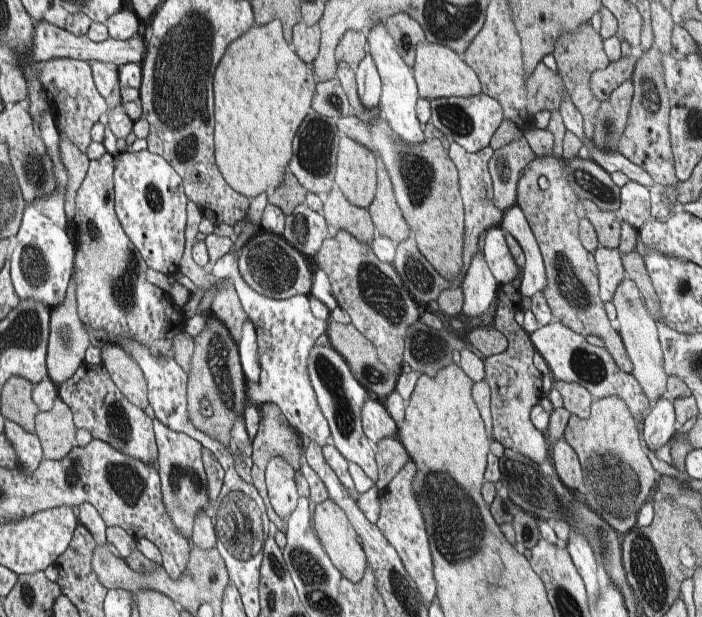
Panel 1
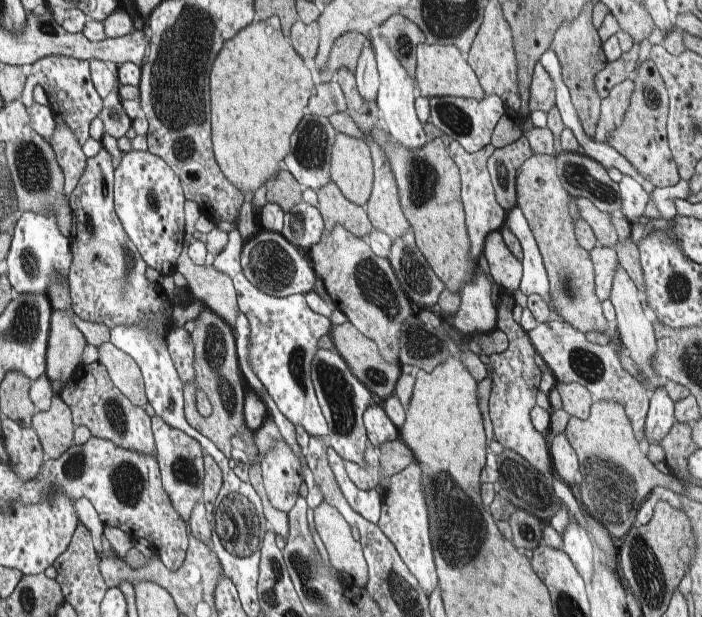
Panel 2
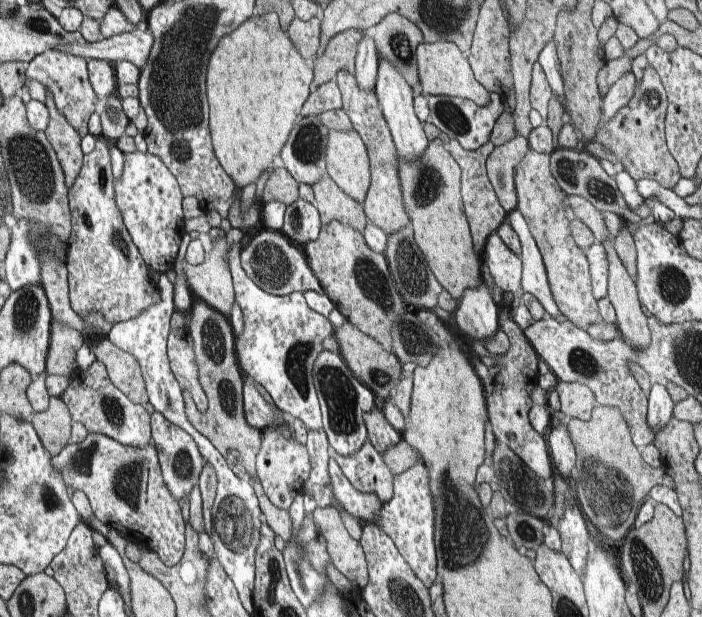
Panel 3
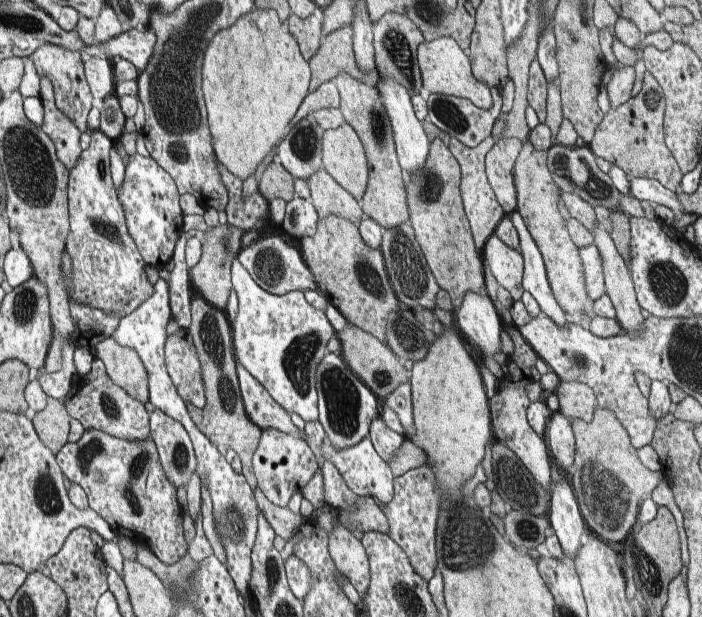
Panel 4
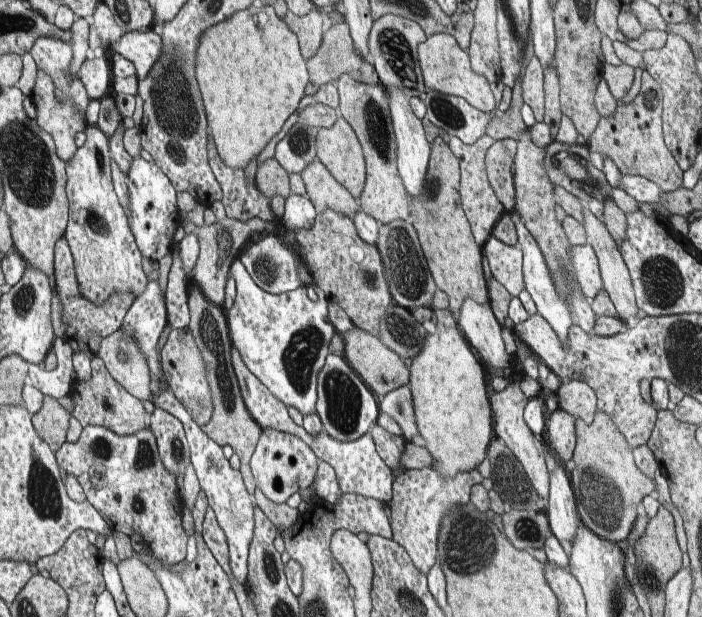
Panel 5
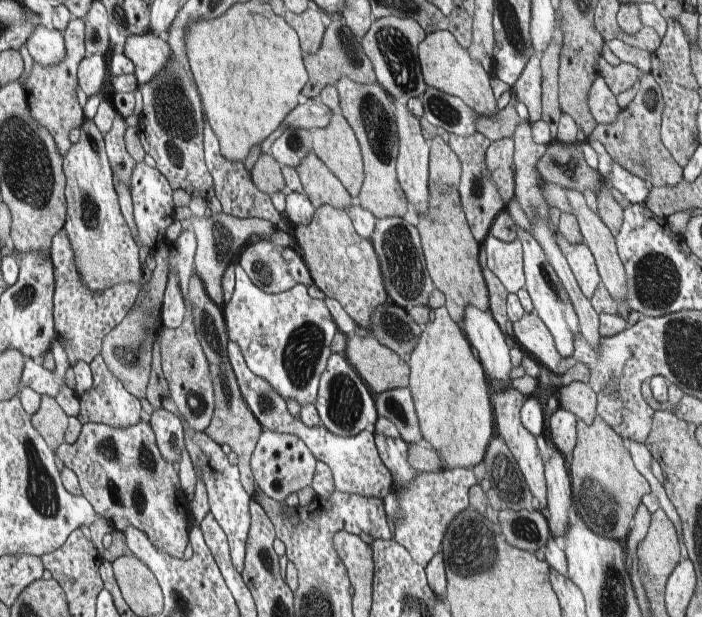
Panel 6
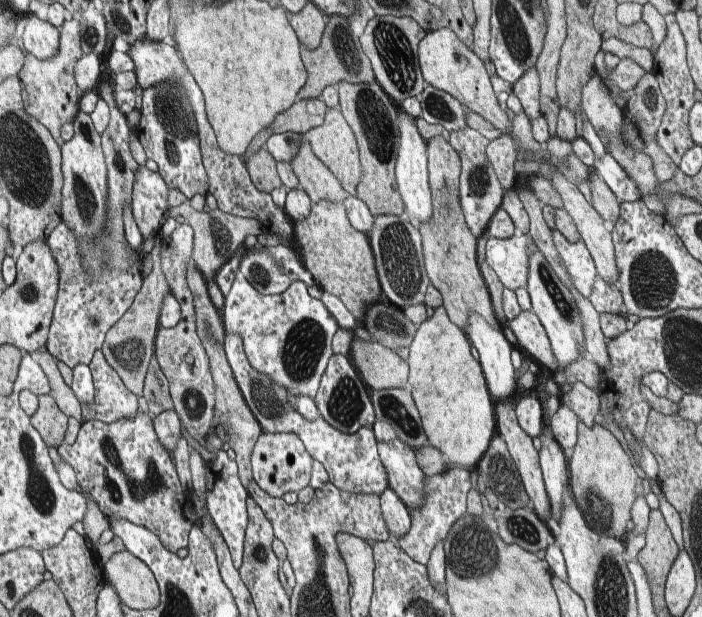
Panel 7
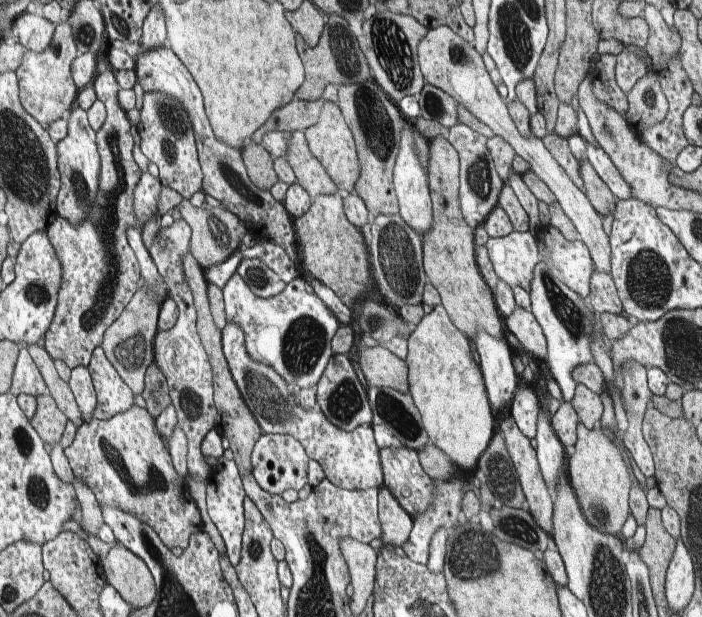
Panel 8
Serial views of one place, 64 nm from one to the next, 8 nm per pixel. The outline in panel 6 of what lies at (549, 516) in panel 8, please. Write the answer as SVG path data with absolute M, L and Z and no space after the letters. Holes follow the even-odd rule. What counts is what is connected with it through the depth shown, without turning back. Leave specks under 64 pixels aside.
M508 387L500 391L494 391L492 394L492 402L494 402L494 420L497 420L498 436L504 439L508 445L512 456L514 456L529 491L532 496L540 502L540 511L546 510L546 482L544 482L544 466L542 466L542 458L538 454L538 446L536 446L536 437L521 422L522 406L526 402L527 397L516 388Z

